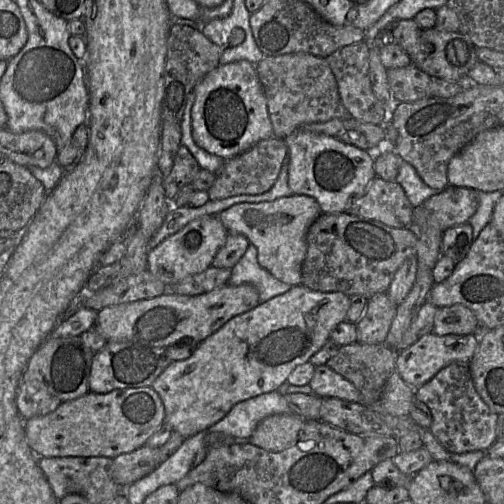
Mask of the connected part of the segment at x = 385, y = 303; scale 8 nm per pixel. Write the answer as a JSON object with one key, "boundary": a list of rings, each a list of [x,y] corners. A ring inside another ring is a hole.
{"boundary":[[[387,292],[377,293],[370,297],[367,300],[364,314],[360,320],[355,323],[358,342],[362,344],[384,344],[396,311],[397,305],[390,300]]]}

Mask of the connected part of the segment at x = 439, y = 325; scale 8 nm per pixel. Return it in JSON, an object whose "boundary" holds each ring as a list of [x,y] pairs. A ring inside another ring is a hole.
{"boundary":[[[461,304],[438,307],[432,332],[436,335],[468,335],[480,328],[476,315]]]}

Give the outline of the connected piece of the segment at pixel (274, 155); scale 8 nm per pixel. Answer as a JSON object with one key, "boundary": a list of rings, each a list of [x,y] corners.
{"boundary":[[[273,135],[227,160],[218,172],[215,182],[208,190],[209,200],[225,199],[238,195],[257,195],[268,191],[279,176],[283,161],[287,157],[287,151],[288,148],[284,139]]]}

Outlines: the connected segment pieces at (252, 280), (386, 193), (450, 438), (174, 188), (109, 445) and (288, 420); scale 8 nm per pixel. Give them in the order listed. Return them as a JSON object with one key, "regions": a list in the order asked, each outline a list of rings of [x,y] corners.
{"regions":[[[[250,244],[244,255],[231,269],[228,284],[239,286],[250,284],[259,294],[259,304],[264,303],[291,289],[291,285],[276,279],[270,272],[262,268],[257,261],[257,248]]],[[[375,177],[346,213],[376,220],[393,228],[407,228],[413,221],[414,207],[400,184]]],[[[453,362],[415,389],[414,398],[425,403],[432,414],[430,431],[450,453],[484,451],[496,442],[498,414],[476,392],[469,363]]],[[[181,145],[171,172],[162,181],[167,200],[172,201],[184,186],[192,184],[200,170],[201,167],[191,152]]],[[[151,387],[115,389],[109,393],[87,392],[61,403],[54,411],[24,421],[29,448],[37,457],[106,457],[113,459],[144,445],[165,419],[165,408],[159,394]]],[[[276,414],[263,419],[249,438],[251,444],[270,452],[293,446],[305,419],[294,414]]]]}

